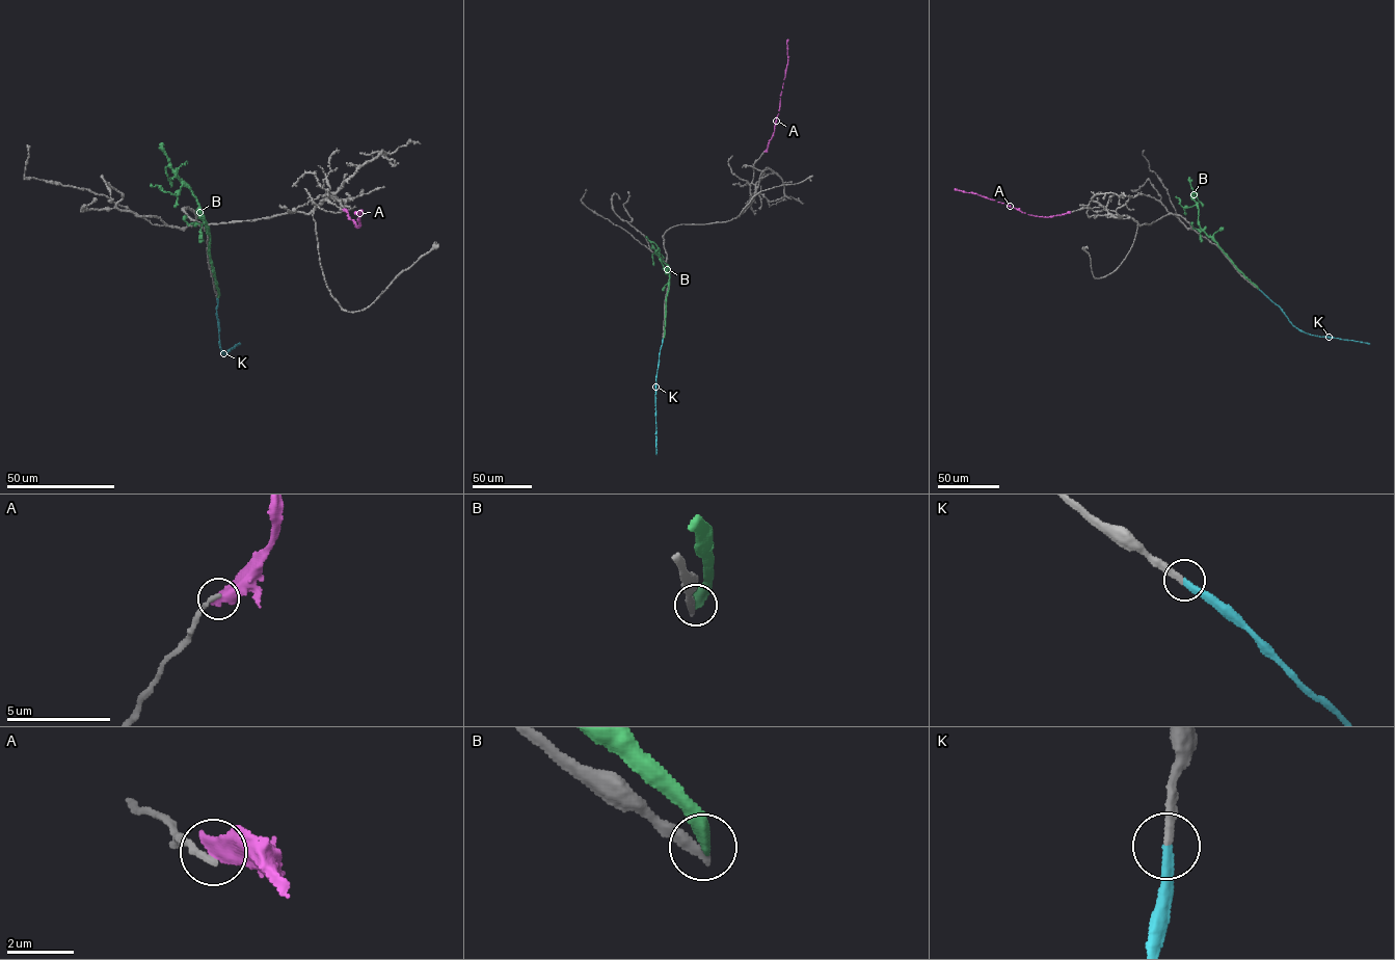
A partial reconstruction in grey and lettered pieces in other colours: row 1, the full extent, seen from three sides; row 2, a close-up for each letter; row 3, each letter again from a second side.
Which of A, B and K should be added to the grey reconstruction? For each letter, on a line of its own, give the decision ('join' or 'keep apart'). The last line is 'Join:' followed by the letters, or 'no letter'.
A: keep apart
B: keep apart
K: join
Join: K

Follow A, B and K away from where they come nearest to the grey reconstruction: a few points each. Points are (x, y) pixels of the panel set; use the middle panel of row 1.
A: (765, 151), (774, 131), (780, 106), (787, 60), (787, 40)
B: (663, 338), (669, 269), (660, 257), (659, 247), (645, 236)
K: (663, 338), (655, 379), (655, 454)

